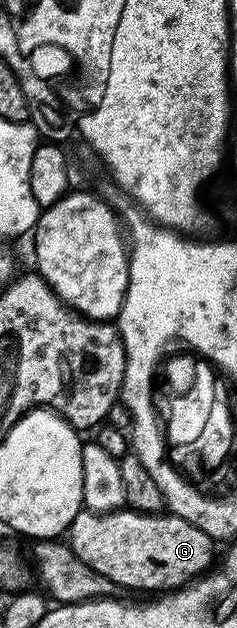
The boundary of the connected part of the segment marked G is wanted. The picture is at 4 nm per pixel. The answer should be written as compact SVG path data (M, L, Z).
M130 509L110 514L79 511L65 532L65 542L89 569L97 569L101 577L109 577L116 588L151 591L147 593L166 593L198 579L212 566L217 548L201 529L181 517L170 513L144 515Z

